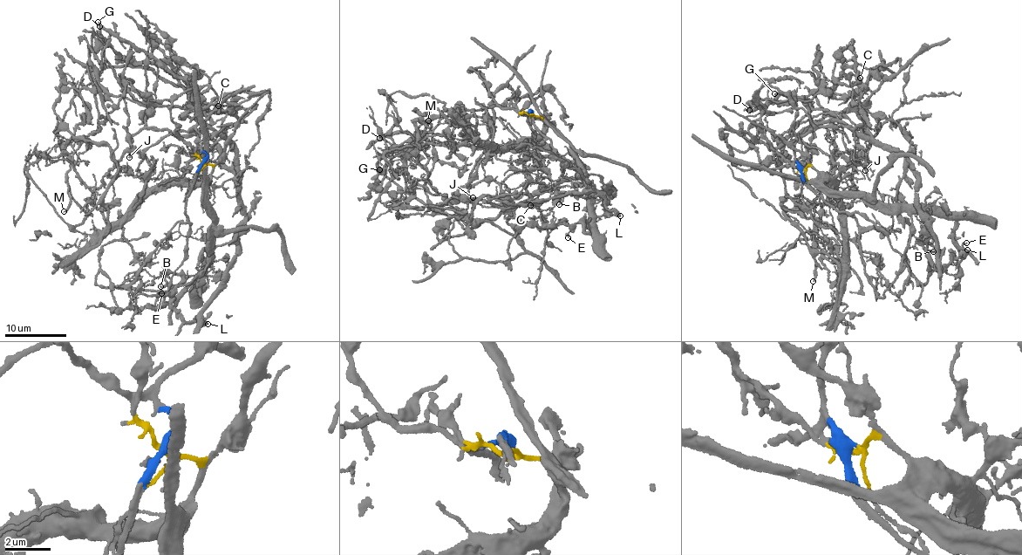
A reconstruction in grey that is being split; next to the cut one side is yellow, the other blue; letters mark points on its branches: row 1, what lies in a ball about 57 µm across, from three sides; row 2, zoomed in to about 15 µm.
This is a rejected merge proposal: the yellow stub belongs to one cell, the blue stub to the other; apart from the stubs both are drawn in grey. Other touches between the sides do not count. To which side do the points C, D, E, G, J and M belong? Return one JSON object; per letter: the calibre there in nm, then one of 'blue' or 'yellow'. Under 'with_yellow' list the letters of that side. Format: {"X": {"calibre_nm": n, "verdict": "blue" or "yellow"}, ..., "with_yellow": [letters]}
{"C": {"calibre_nm": 460, "verdict": "blue"}, "D": {"calibre_nm": 300, "verdict": "blue"}, "E": {"calibre_nm": 190, "verdict": "yellow"}, "G": {"calibre_nm": 200, "verdict": "blue"}, "J": {"calibre_nm": 140, "verdict": "blue"}, "M": {"calibre_nm": 170, "verdict": "blue"}, "with_yellow": ["E"]}

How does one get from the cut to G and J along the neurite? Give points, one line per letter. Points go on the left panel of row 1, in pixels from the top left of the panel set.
G: (205, 162), (200, 145), (221, 134), (241, 176), (223, 162), (193, 89), (167, 64), (121, 58), (98, 22)
J: (205, 162), (200, 145), (221, 134), (241, 176), (206, 134), (194, 131), (142, 127), (130, 138), (130, 157)

